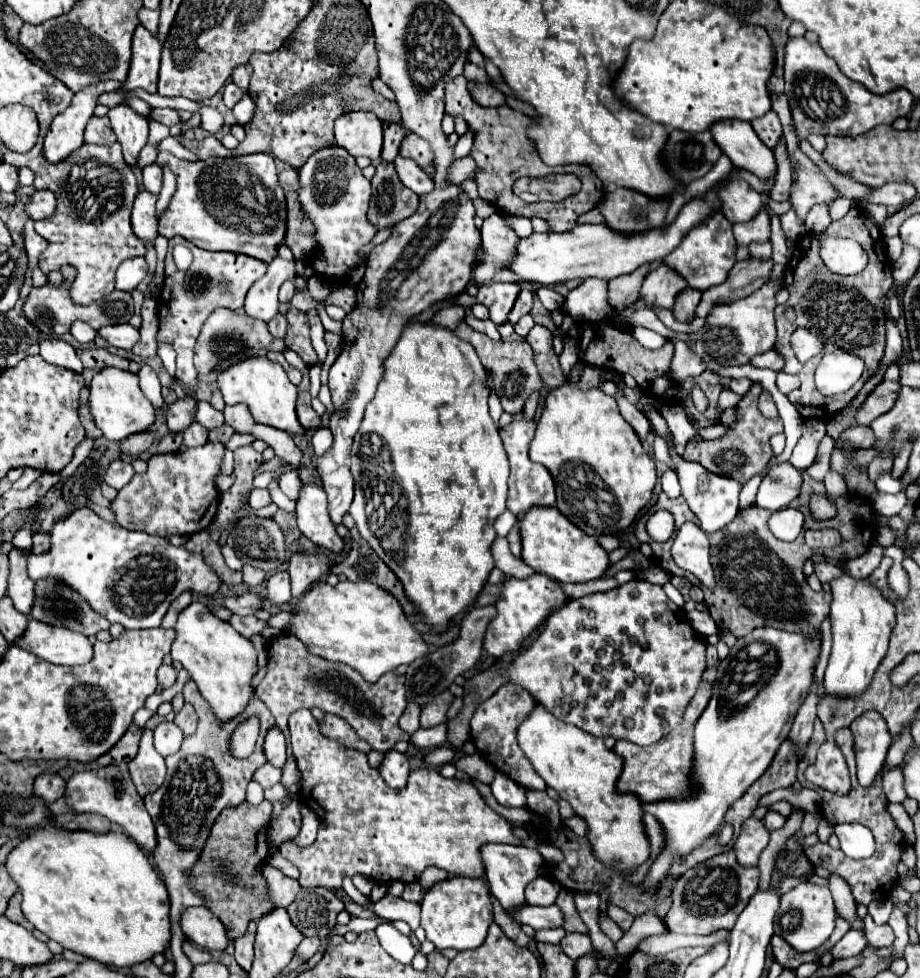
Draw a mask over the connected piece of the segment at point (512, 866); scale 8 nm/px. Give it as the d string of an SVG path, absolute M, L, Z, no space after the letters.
M499 843L483 845L481 859L485 865L485 879L489 883L489 889L507 911L513 907L521 907L525 903L523 889L529 881L533 881L543 873L543 863L545 863L537 849L529 849L523 845L499 845Z

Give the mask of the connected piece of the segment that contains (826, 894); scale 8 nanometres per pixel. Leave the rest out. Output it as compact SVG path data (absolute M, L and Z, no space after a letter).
M807 881L787 891L781 897L781 905L775 917L775 935L785 939L799 953L813 951L829 939L829 935L835 929L835 919L837 919L837 913L835 913L835 905L833 905L829 887L821 887L821 885Z

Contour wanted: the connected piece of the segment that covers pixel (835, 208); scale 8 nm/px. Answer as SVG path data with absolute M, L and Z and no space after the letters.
M835 199L831 205L831 219L841 219L851 205L863 205L859 199Z

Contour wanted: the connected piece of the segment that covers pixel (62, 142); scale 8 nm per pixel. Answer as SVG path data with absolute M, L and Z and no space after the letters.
M105 81L101 85L89 85L81 93L75 93L71 105L65 113L57 115L45 135L43 157L49 163L65 161L75 149L83 145L83 131L87 121L93 117L93 109L97 105L97 97L107 91L115 91L119 85L115 81Z

